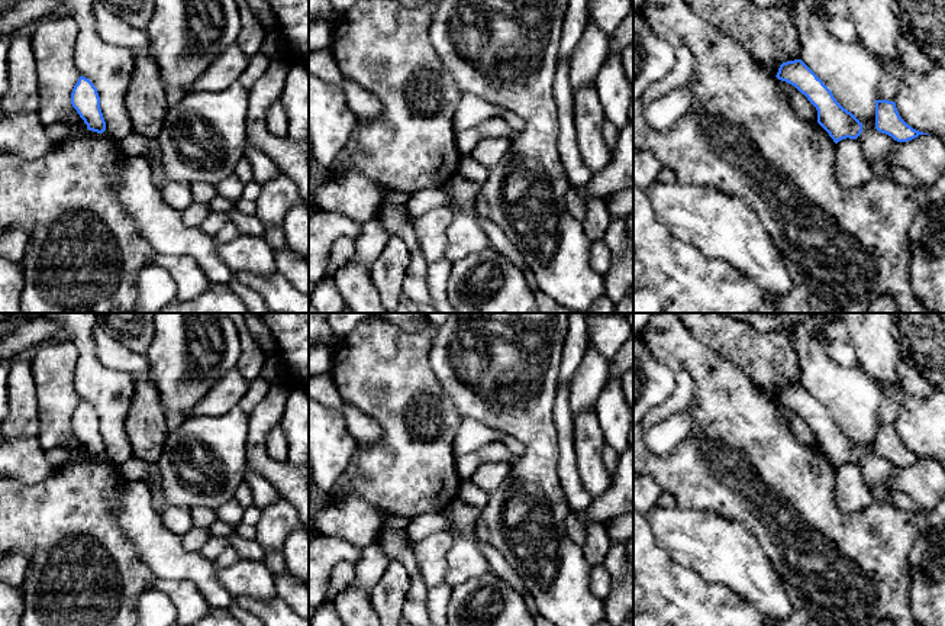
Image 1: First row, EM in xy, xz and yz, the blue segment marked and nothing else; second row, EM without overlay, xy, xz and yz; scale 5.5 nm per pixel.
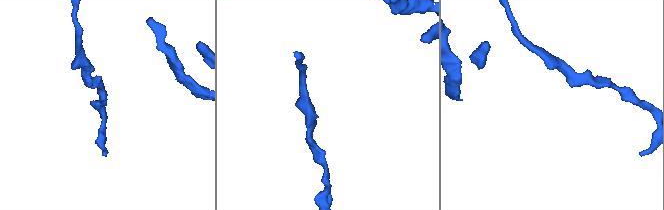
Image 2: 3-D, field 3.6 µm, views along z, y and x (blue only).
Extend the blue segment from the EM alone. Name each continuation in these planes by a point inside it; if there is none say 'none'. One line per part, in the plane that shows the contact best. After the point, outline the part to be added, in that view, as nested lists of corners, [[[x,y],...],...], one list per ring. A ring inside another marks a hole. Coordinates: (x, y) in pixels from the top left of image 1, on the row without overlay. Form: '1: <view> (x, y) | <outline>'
none

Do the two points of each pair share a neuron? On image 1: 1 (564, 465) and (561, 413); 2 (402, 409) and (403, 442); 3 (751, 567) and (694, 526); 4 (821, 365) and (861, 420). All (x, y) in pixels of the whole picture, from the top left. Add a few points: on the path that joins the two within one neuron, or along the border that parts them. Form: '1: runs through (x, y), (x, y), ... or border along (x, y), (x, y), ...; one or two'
1: runs through (564, 452), (564, 426); one
2: runs through (403, 418), (403, 433); one
3: runs through (737, 561), (709, 541); one
4: runs through (826, 378), (854, 407); one

